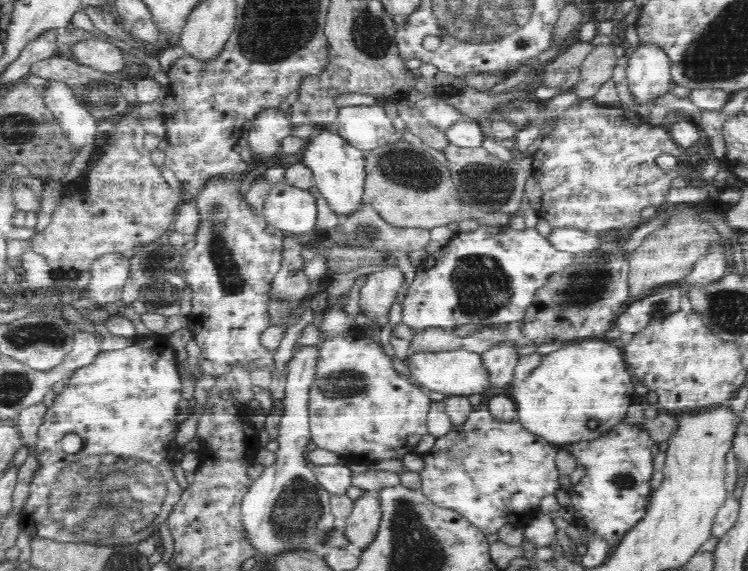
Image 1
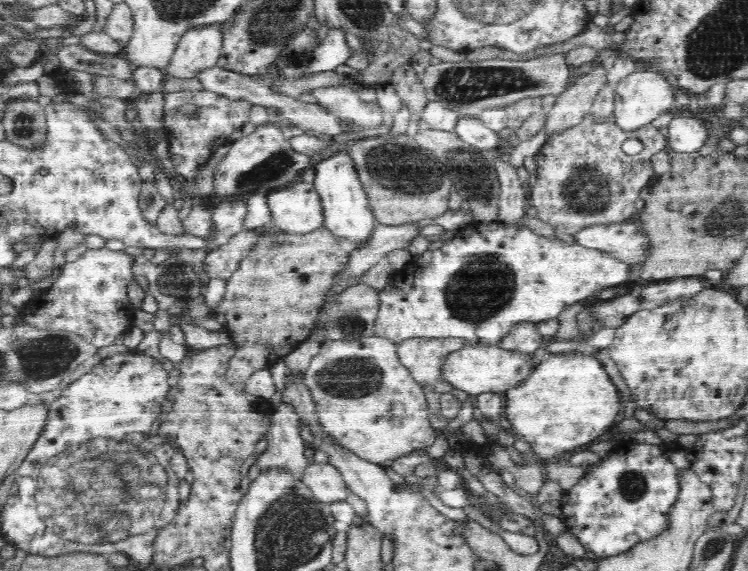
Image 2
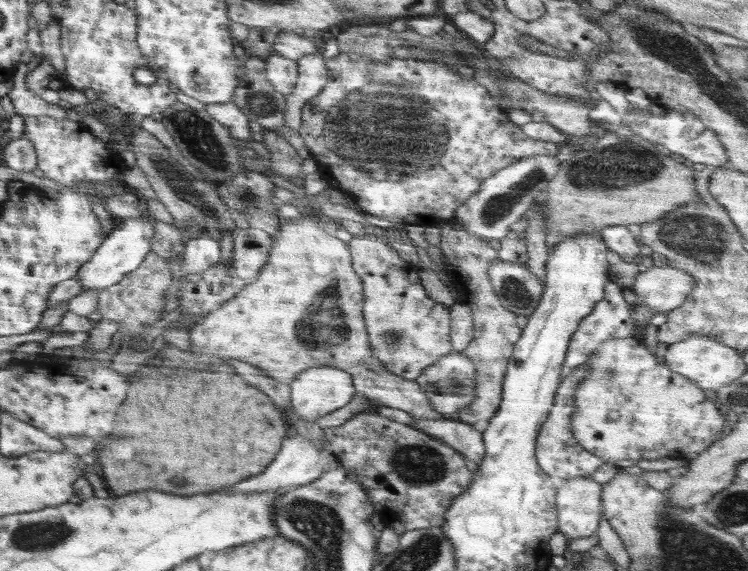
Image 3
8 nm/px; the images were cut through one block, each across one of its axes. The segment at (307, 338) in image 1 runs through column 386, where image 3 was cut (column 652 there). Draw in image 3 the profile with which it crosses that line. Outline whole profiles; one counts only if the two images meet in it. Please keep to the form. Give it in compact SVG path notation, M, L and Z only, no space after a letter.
M634 336L628 338L613 338L612 340L607 340L604 344L600 345L598 350L595 350L589 355L589 359L585 361L589 364L589 374L585 374L583 381L577 386L574 398L575 398L575 411L571 418L572 432L574 433L574 438L576 442L588 451L590 454L594 454L598 458L601 458L602 466L598 470L595 470L591 474L591 478L601 485L606 484L612 480L612 477L617 472L617 466L614 465L618 460L654 460L659 458L686 458L687 456L697 456L700 455L704 450L708 449L714 442L722 438L728 431L724 426L724 422L727 421L729 414L718 410L716 402L710 402L709 393L705 392L699 386L696 386L695 382L692 382L689 378L682 376L676 372L672 372L663 359L652 355L646 349L644 342L642 340L636 339Z

